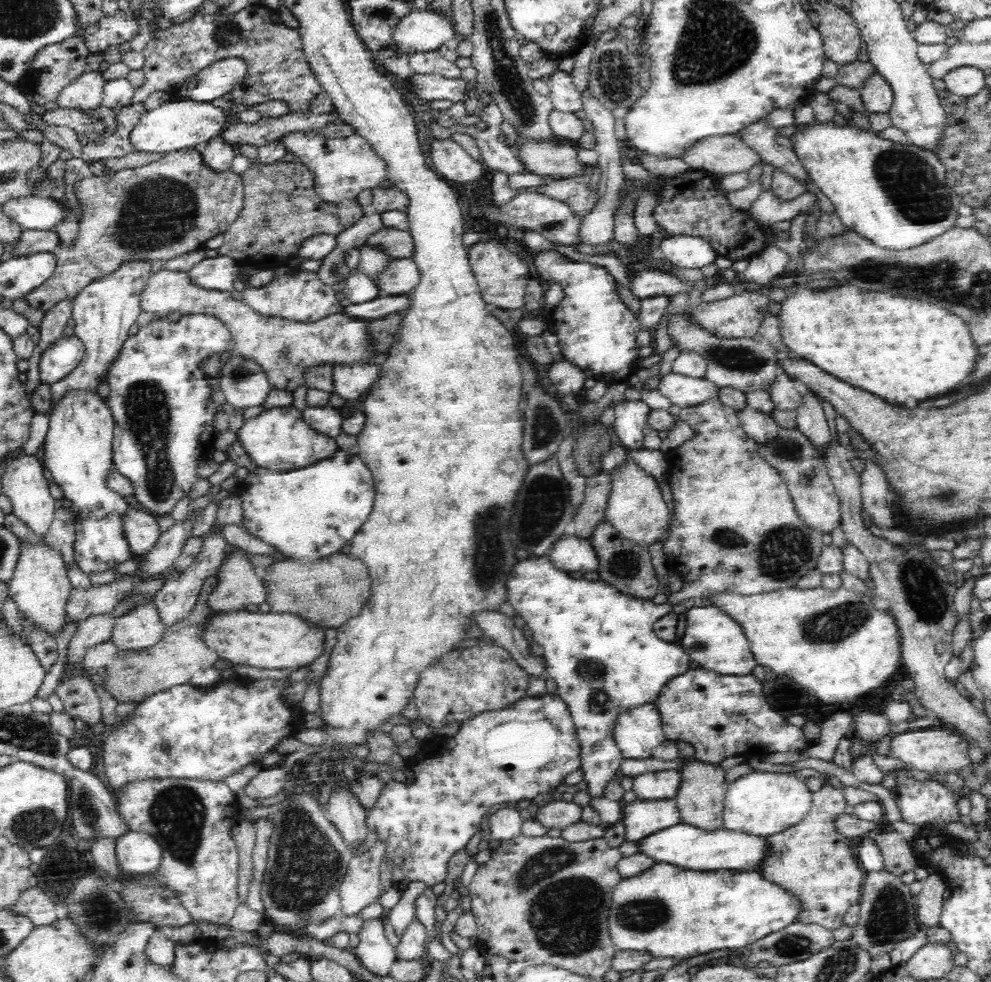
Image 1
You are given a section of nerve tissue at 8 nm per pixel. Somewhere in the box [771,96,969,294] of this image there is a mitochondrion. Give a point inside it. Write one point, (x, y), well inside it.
(912, 185)

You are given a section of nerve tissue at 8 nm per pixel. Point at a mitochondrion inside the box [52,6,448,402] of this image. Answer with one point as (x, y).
(158, 212)

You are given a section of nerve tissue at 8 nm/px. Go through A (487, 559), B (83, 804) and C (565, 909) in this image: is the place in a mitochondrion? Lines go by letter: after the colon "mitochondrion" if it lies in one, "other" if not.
A: mitochondrion
B: mitochondrion
C: mitochondrion

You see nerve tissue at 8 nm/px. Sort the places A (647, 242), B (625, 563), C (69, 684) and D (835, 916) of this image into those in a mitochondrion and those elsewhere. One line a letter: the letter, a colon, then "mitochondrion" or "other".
A: other
B: mitochondrion
C: other
D: other

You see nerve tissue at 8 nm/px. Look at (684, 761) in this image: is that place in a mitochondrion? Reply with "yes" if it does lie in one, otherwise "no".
no

